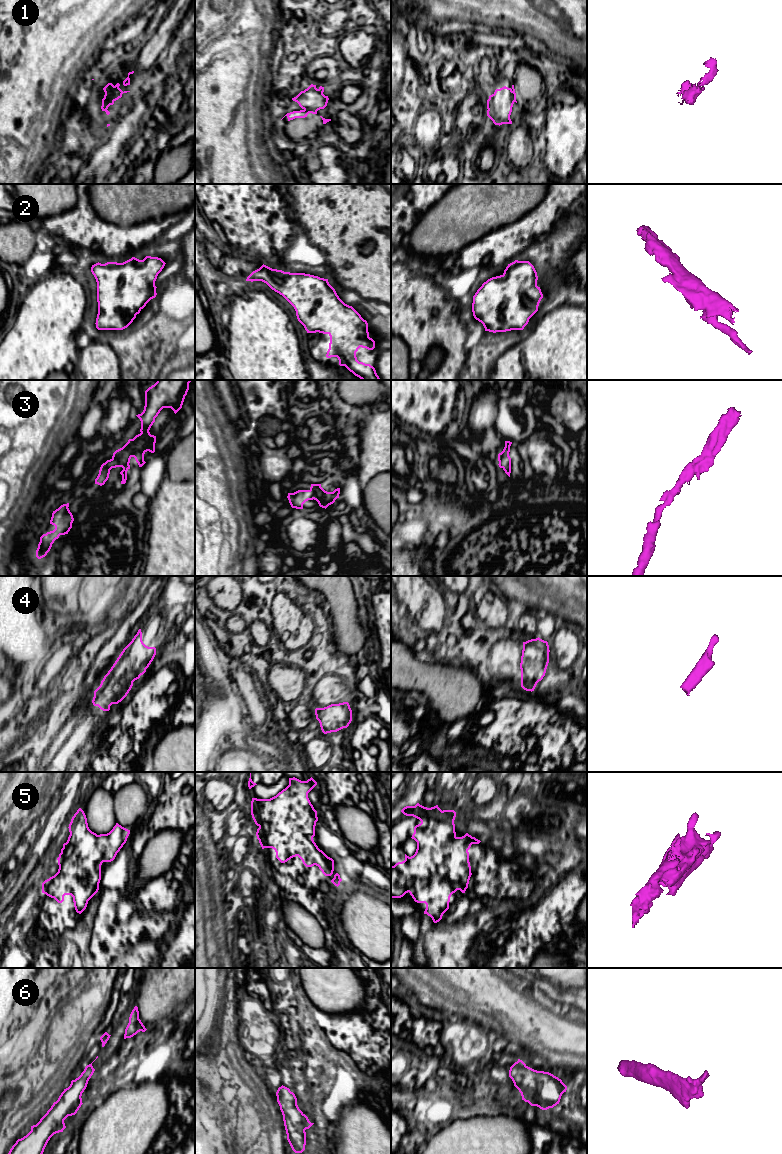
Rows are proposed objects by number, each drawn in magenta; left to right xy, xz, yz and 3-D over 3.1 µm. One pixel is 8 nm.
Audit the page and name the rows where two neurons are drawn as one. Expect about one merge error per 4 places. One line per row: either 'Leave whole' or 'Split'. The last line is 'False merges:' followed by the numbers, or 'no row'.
1: Split
2: Leave whole
3: Leave whole
4: Leave whole
5: Leave whole
6: Leave whole
False merges: 1

